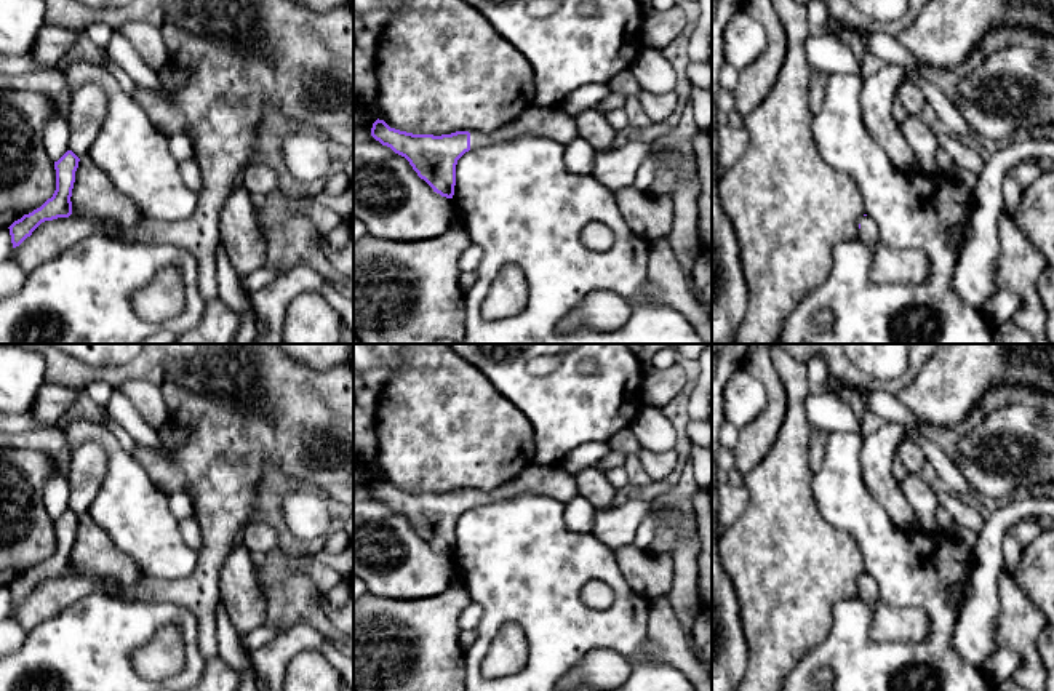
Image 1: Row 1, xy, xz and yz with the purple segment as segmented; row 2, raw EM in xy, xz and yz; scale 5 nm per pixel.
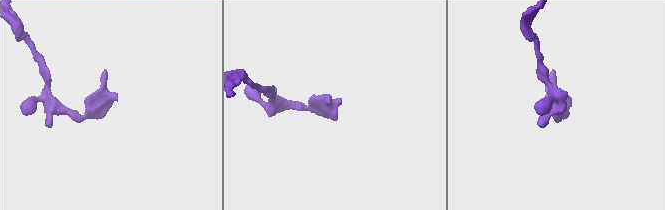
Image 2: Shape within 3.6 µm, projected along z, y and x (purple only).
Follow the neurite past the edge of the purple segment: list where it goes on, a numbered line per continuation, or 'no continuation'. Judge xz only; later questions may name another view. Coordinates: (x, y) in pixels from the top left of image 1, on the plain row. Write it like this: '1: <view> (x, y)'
1: xz (554, 482)

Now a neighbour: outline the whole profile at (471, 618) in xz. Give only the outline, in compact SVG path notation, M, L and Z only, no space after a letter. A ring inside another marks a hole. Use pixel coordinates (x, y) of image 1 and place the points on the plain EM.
M470 603L459 616L457 625L461 632L464 630L477 630L481 624L483 608L477 603Z

